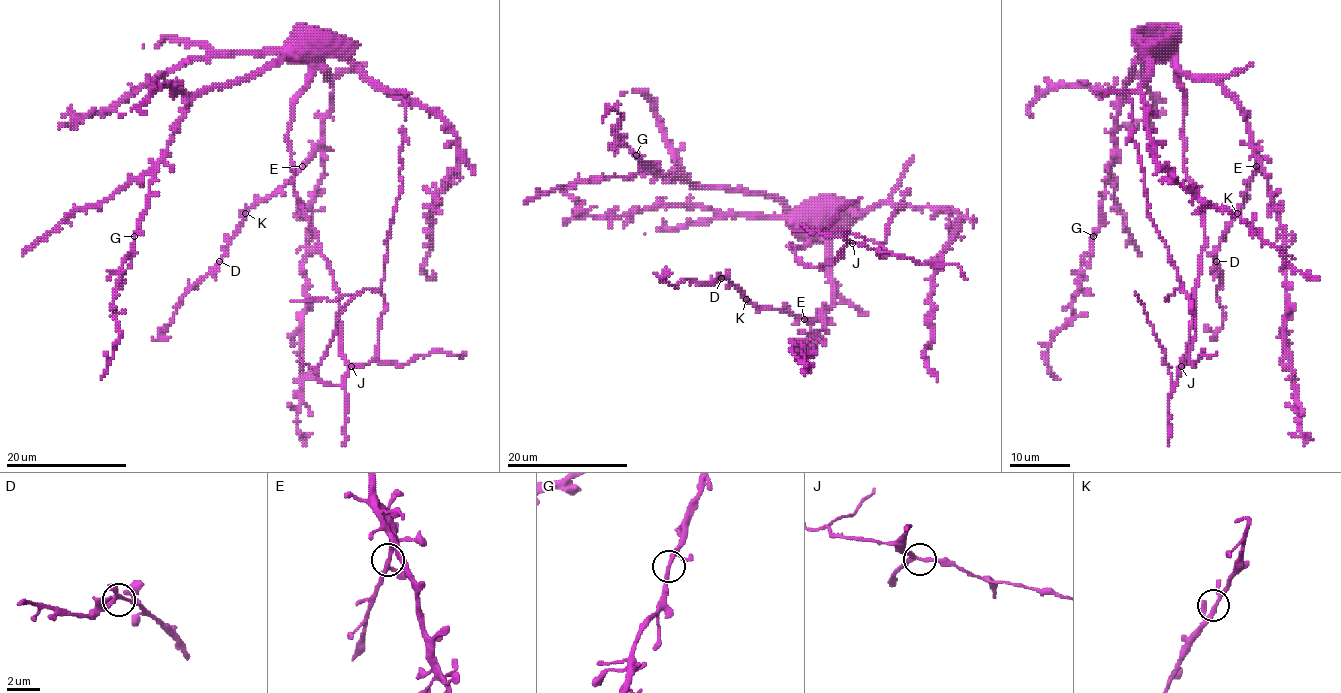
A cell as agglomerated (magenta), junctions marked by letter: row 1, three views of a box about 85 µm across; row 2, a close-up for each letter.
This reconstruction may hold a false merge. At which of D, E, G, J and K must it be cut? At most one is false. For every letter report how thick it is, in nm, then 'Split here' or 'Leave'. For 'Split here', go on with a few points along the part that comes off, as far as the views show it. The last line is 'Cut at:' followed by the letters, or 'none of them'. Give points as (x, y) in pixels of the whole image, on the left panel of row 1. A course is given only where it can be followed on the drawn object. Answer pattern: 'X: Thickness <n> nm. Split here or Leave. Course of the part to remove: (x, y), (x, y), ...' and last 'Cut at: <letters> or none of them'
D: Thickness 200 nm. Leave
E: Thickness 240 nm. Leave
G: Thickness 240 nm. Leave
J: Thickness 240 nm. Leave
K: Thickness 200 nm. Leave
Cut at: none of them

